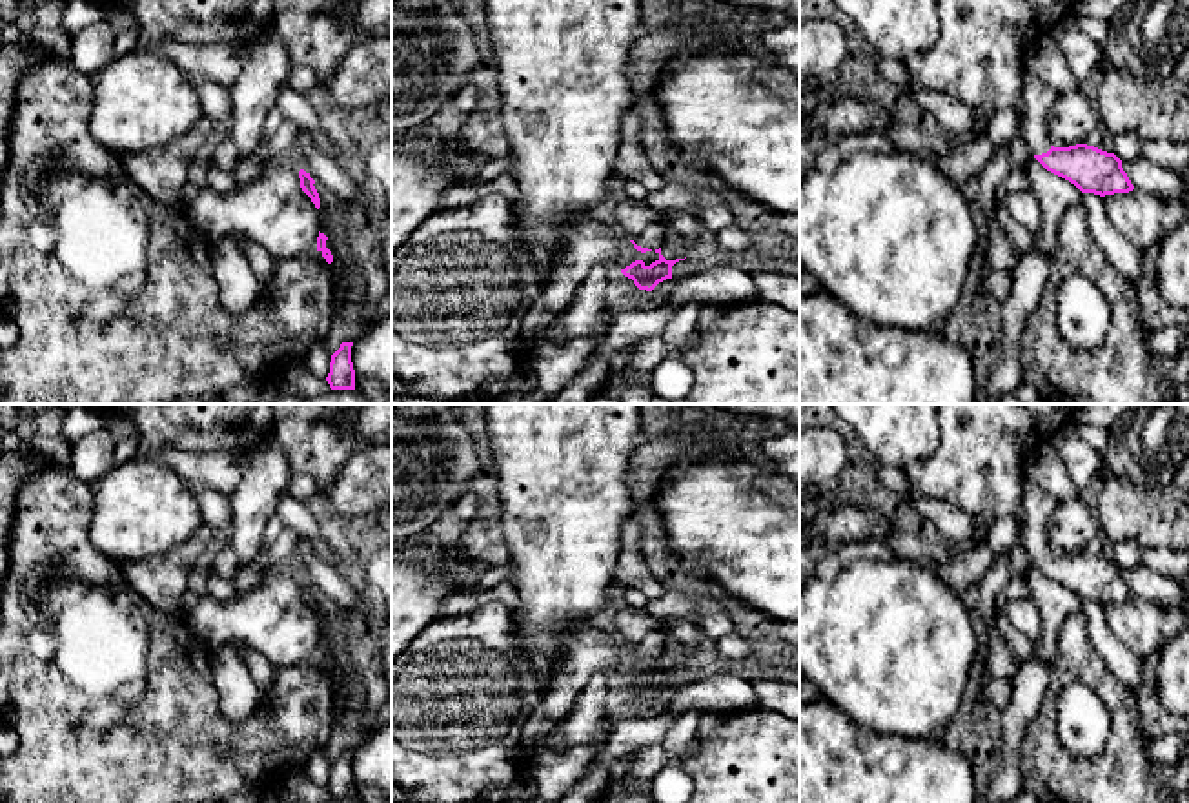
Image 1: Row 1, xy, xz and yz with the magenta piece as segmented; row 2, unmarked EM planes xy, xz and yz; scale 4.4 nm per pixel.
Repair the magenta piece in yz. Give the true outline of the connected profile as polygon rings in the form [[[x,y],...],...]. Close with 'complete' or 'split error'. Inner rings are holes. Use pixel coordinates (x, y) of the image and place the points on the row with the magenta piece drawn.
[[[1023,69],[1018,135],[1029,144],[1034,158],[1047,171],[1074,184],[1082,193],[1105,197],[1133,191],[1134,186],[1114,153],[1087,144],[1069,147],[1051,144],[1045,131],[1045,115],[1058,97],[1058,91]]]; split error

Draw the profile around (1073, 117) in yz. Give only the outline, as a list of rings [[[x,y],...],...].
[[[1082,89],[1062,93],[1045,115],[1045,131],[1054,147],[1085,144],[1100,117],[1094,100]]]

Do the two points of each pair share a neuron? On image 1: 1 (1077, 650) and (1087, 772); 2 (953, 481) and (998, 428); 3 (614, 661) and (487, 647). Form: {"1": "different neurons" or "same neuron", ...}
{"1": "same neuron", "2": "same neuron", "3": "different neurons"}

